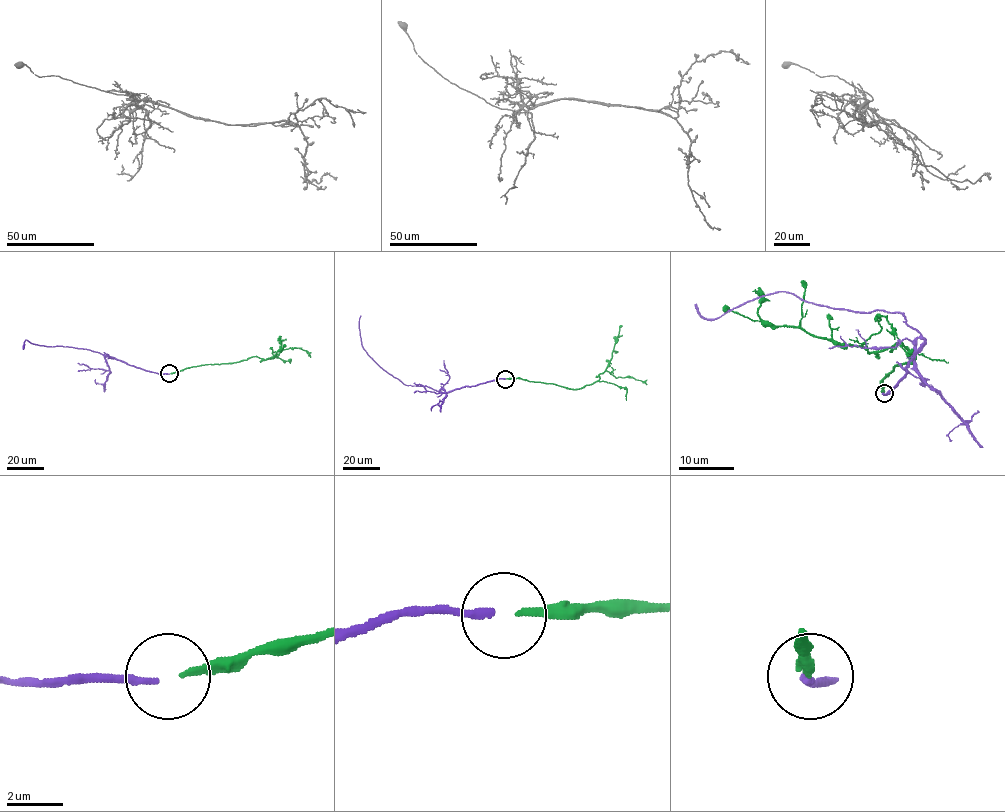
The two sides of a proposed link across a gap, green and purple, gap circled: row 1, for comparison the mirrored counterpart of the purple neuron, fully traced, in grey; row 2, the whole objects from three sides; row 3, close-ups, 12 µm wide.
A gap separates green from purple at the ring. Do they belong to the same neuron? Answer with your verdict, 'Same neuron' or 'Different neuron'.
Same neuron

